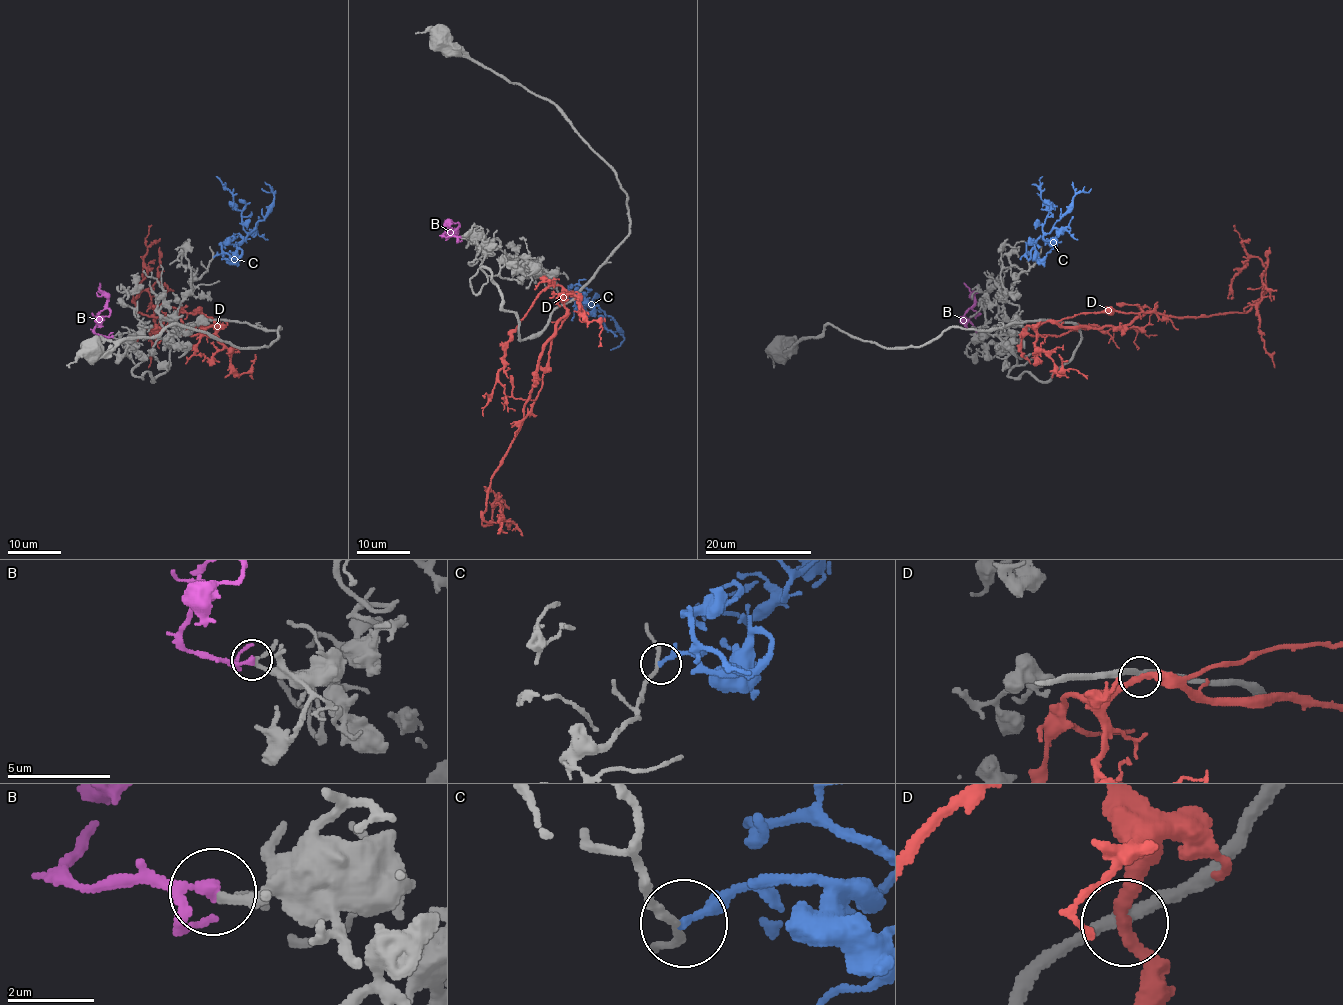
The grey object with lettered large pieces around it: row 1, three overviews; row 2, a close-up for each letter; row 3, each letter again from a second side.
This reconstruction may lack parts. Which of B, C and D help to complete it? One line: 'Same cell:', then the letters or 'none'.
Same cell: B

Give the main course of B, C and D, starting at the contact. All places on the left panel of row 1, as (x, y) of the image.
B: (112, 336), (102, 336), (94, 331), (107, 296), (99, 288), (100, 283)
C: (214, 257), (242, 254), (220, 245), (239, 245), (264, 218), (275, 193), (262, 189)
D: (215, 320), (194, 311), (152, 316), (138, 312), (132, 295), (142, 280), (143, 257), (146, 275), (135, 298)

